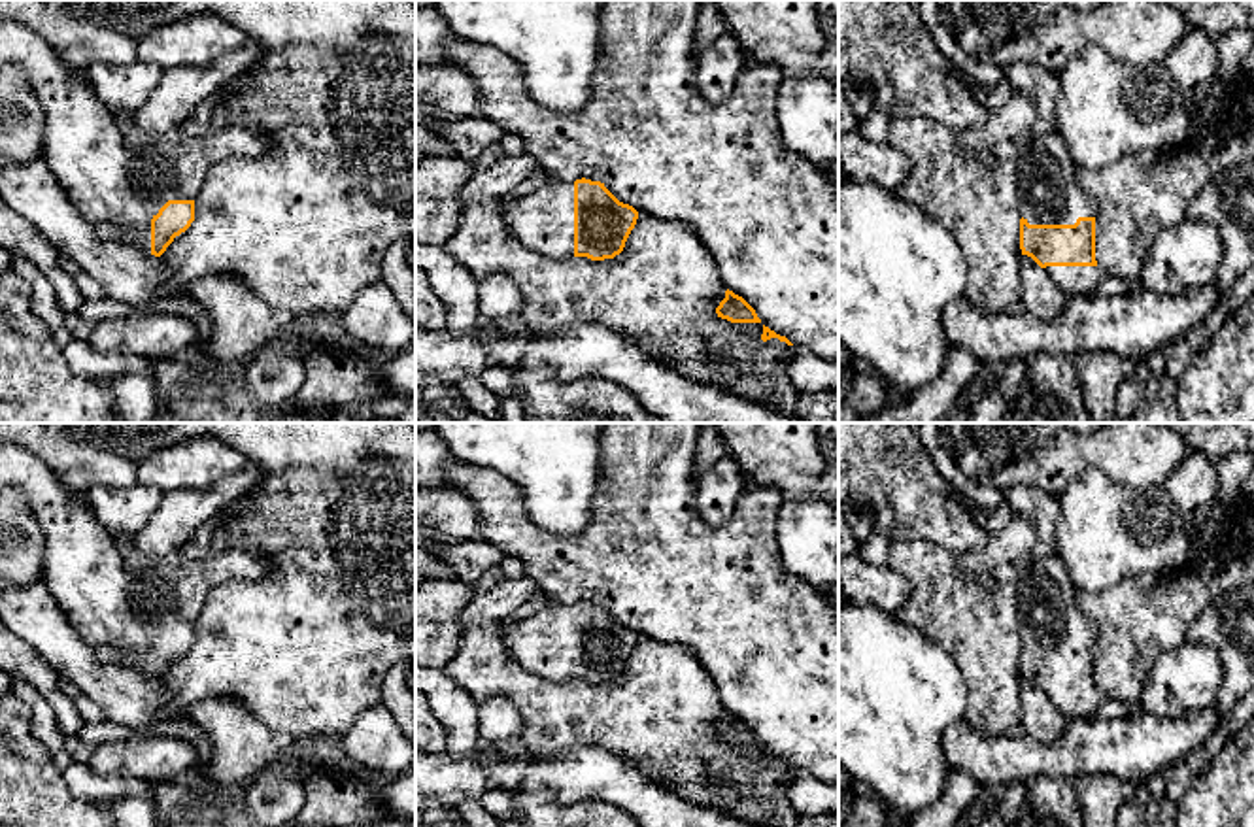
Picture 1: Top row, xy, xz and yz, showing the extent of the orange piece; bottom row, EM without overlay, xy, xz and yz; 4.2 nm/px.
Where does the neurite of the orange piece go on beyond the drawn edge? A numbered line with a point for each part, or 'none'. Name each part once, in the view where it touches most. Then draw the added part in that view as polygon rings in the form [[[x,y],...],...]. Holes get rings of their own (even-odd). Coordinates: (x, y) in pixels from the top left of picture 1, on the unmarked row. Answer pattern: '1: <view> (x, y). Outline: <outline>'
1: xy (108, 601). Outline: [[[0,440],[0,491],[17,489],[43,531],[43,578],[60,612],[93,648],[119,650],[115,663],[151,678],[151,642],[168,623],[195,623],[206,595],[230,580],[257,582],[276,570],[261,551],[212,551],[191,561],[134,561],[121,557],[113,534],[87,502],[72,498],[49,466],[21,446]]]

